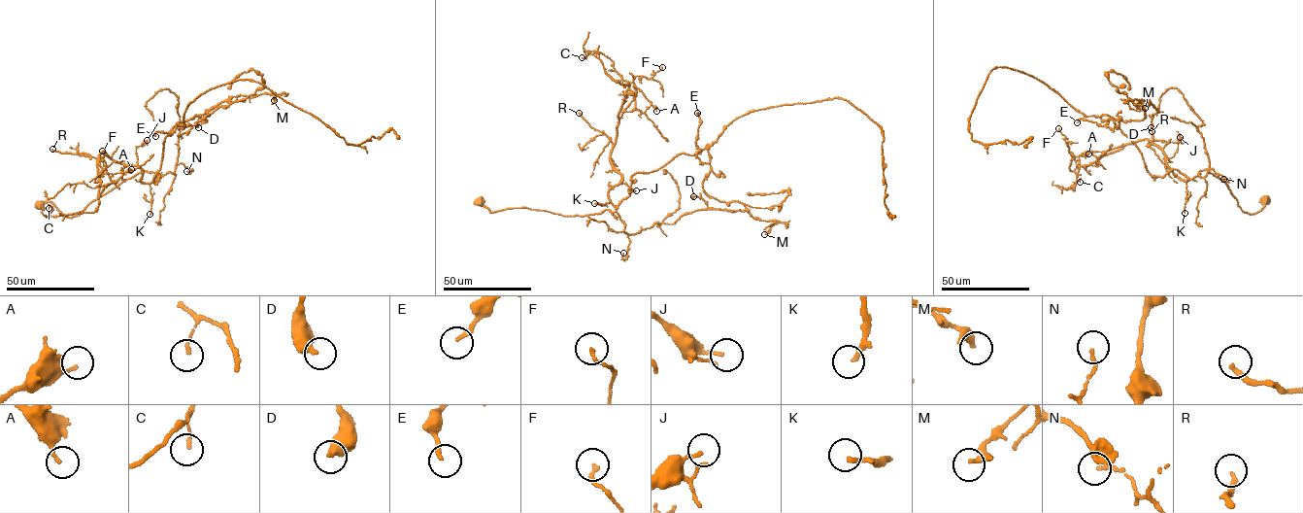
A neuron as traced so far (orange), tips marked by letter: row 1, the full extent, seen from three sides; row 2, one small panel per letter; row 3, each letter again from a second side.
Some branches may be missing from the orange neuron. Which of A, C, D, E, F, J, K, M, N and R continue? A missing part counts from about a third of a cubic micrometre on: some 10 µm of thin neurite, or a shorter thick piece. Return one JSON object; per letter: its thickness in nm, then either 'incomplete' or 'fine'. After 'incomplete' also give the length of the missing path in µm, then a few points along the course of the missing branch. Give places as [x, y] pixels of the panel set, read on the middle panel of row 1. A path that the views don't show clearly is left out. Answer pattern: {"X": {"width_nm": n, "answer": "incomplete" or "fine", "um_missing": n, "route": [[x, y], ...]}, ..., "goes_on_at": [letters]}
{"A": {"width_nm": 180, "answer": "fine"}, "C": {"width_nm": 140, "answer": "fine"}, "D": {"width_nm": 420, "answer": "fine"}, "E": {"width_nm": 180, "answer": "fine"}, "F": {"width_nm": 160, "answer": "fine"}, "J": {"width_nm": 140, "answer": "fine"}, "K": {"width_nm": 200, "answer": "incomplete", "um_missing": 25}, "M": {"width_nm": 320, "answer": "fine"}, "N": {"width_nm": 160, "answer": "fine"}, "R": {"width_nm": 220, "answer": "incomplete", "um_missing": 25, "route": [[579, 113], [565, 108], [557, 96], [560, 88]]}, "goes_on_at": ["K", "R"]}

